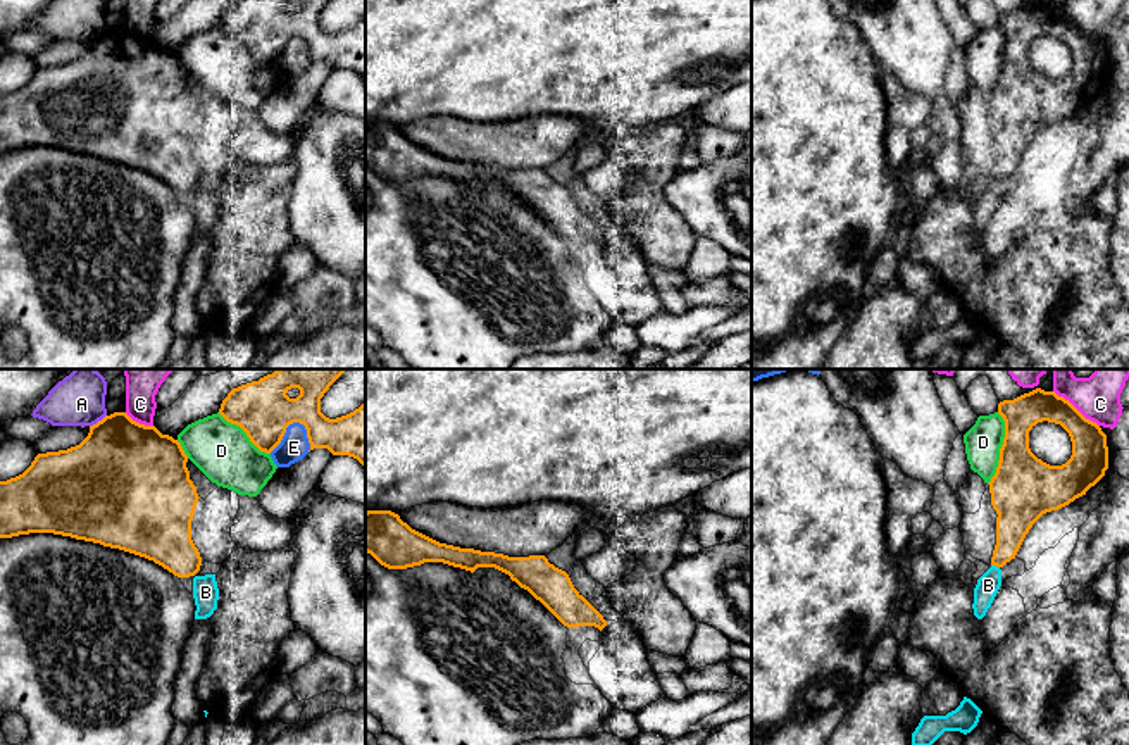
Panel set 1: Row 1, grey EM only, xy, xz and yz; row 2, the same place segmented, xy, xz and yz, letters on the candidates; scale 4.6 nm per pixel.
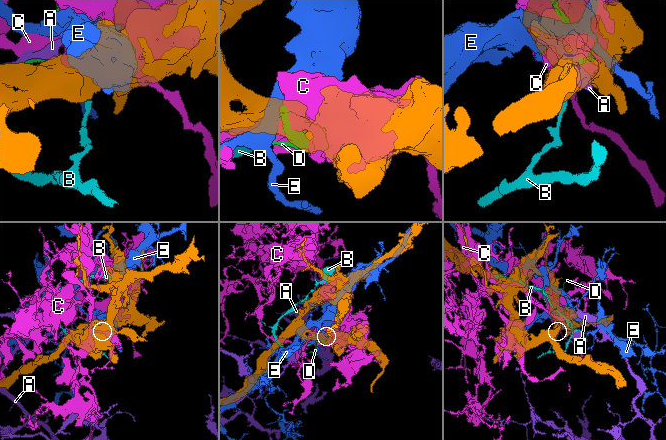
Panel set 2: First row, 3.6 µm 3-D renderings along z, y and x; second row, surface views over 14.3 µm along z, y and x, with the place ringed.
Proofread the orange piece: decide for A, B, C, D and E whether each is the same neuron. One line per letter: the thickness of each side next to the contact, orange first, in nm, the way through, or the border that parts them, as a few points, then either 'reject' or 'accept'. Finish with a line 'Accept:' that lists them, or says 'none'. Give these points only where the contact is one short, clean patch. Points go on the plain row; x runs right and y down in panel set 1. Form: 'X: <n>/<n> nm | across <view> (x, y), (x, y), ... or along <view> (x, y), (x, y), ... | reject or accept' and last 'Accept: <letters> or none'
A: 460/190 nm | reject
B: 180/110 nm | along yz (991, 178), (998, 181) | reject
C: 180/180 nm | reject
D: 300/170 nm | reject
E: 260/140 nm | reject
Accept: none

